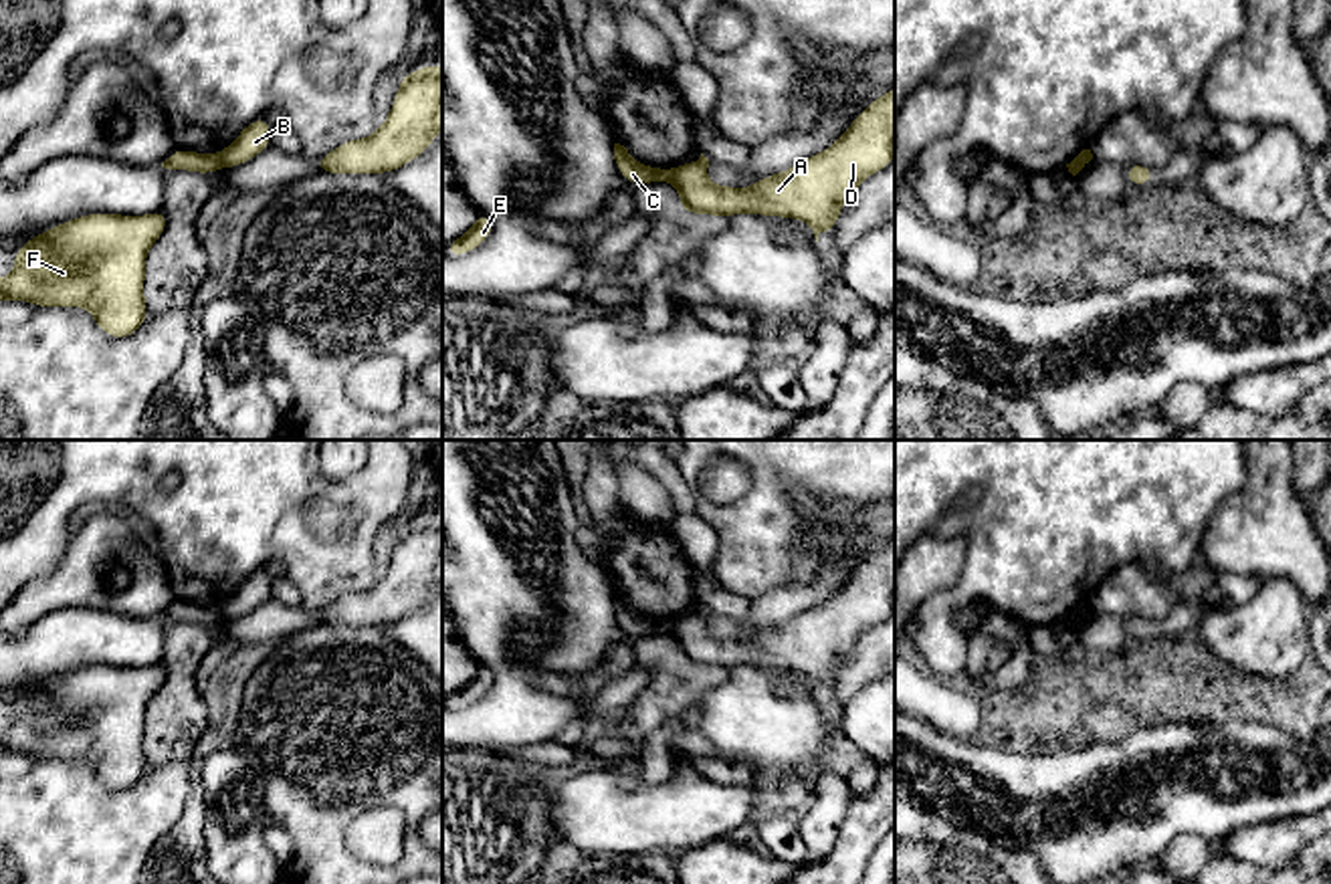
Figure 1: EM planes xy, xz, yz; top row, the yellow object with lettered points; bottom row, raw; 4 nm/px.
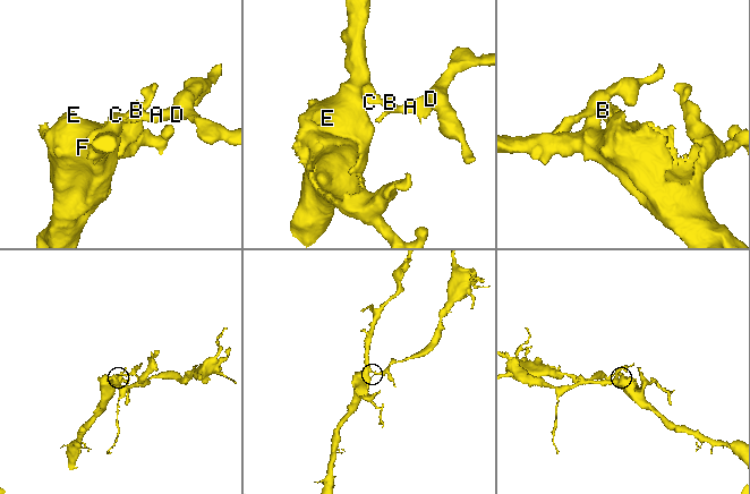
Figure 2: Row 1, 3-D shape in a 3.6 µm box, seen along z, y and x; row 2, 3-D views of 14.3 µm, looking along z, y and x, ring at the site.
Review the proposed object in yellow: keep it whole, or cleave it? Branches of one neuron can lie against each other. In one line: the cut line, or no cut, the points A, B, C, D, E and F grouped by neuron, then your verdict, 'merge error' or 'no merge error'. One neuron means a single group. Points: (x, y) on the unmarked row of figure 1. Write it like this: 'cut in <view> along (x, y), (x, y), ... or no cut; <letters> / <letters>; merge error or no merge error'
cut in xy along (219, 606), (225, 618); A B D / C E F; merge error

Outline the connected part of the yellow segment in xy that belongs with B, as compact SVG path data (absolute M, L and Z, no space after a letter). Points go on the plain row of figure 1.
M265 569L250 573L236 591L220 603L224 620L236 620L271 599L273 579Z

